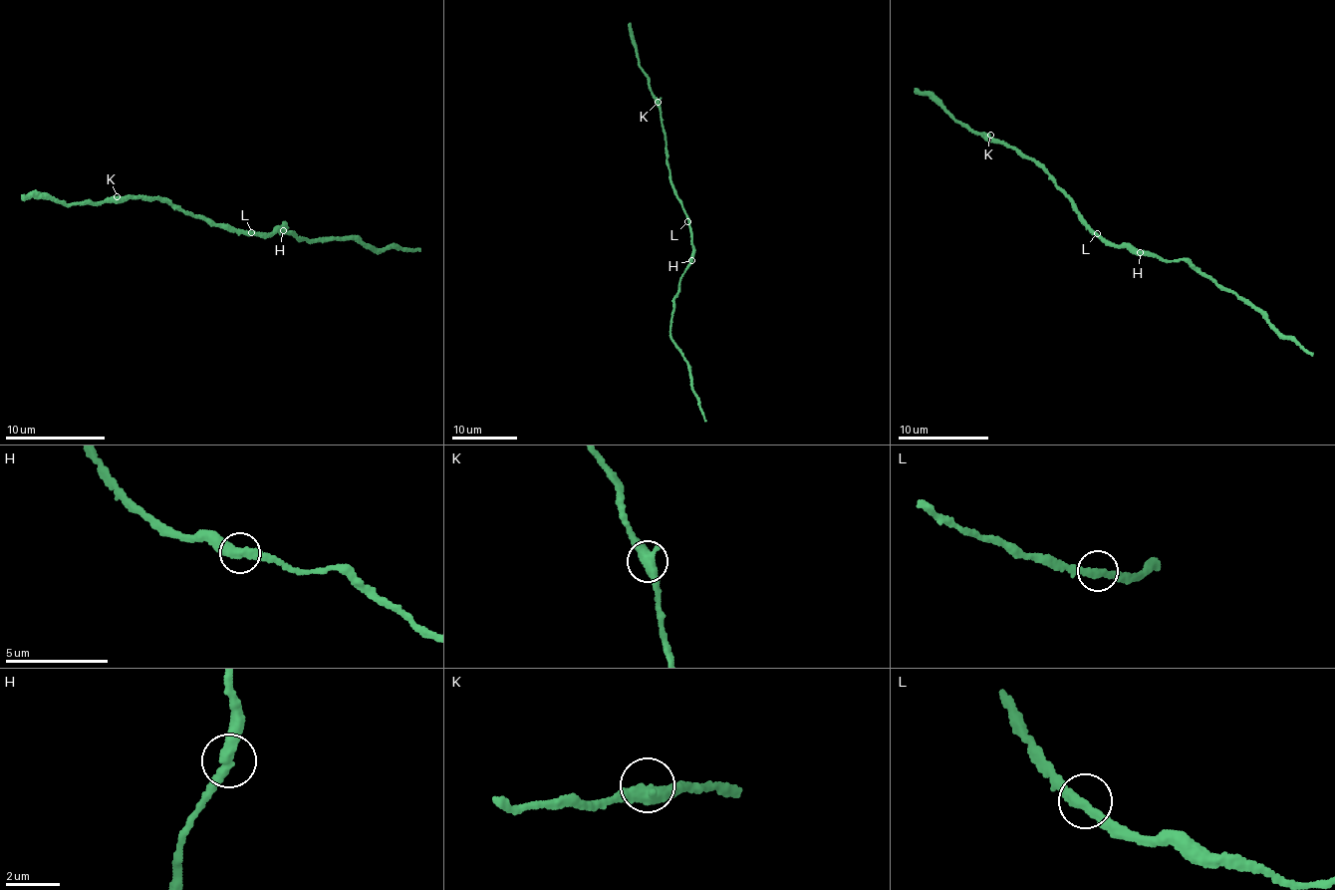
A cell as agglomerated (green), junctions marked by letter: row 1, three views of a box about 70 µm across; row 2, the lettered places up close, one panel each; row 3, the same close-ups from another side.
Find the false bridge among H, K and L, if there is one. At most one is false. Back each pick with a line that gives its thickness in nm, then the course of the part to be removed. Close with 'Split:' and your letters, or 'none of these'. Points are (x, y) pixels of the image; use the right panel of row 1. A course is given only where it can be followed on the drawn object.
Split: none of these

